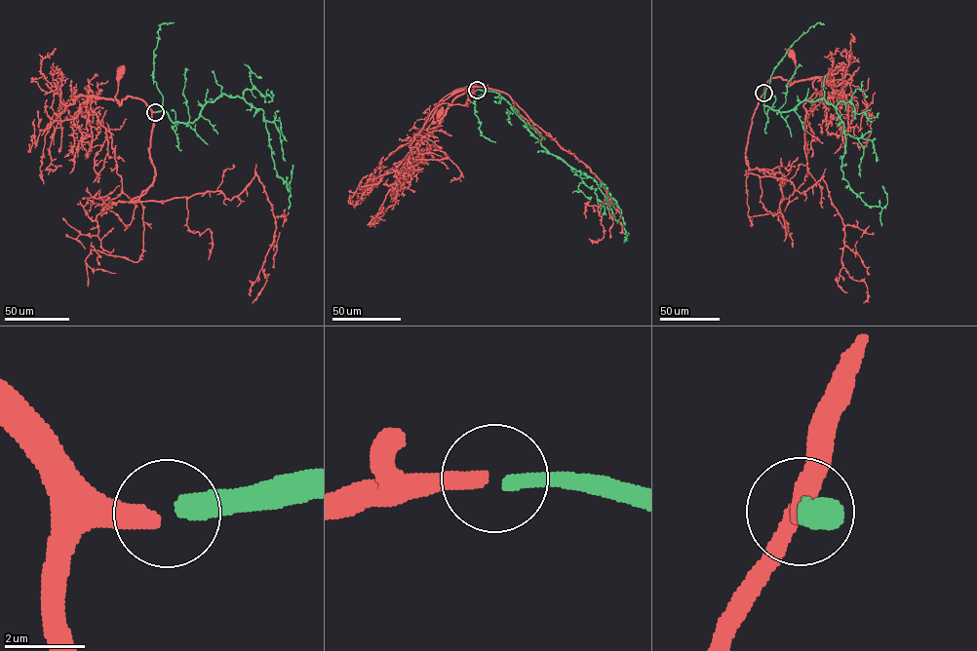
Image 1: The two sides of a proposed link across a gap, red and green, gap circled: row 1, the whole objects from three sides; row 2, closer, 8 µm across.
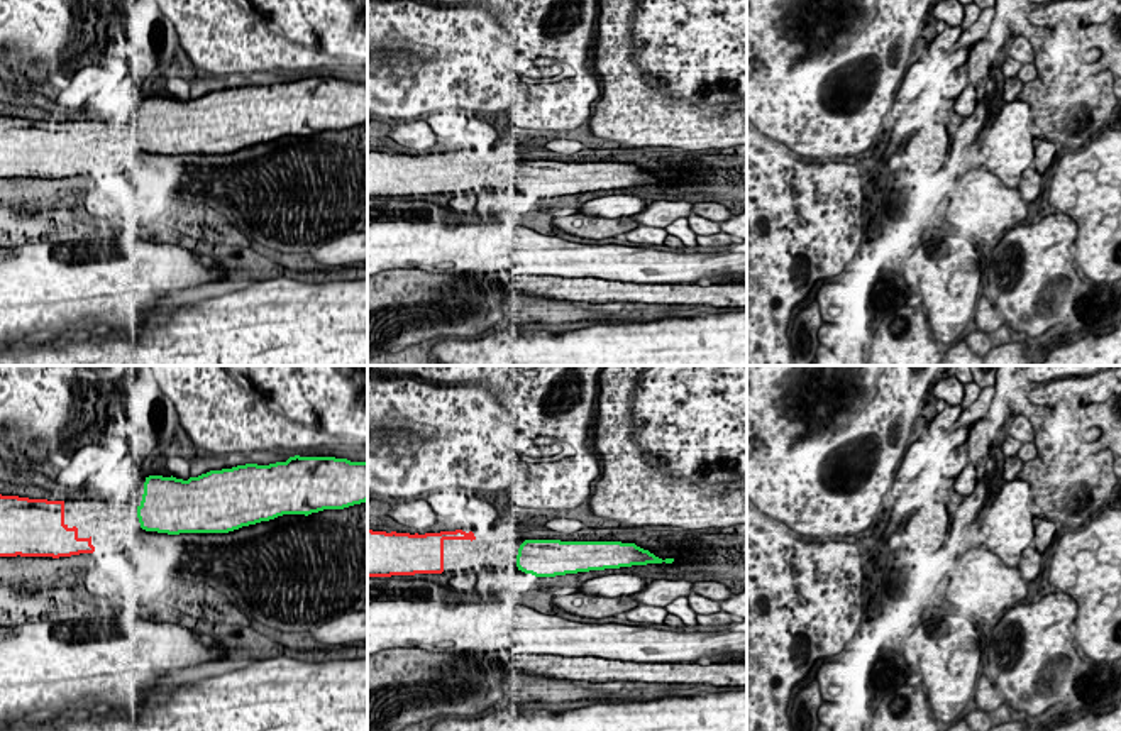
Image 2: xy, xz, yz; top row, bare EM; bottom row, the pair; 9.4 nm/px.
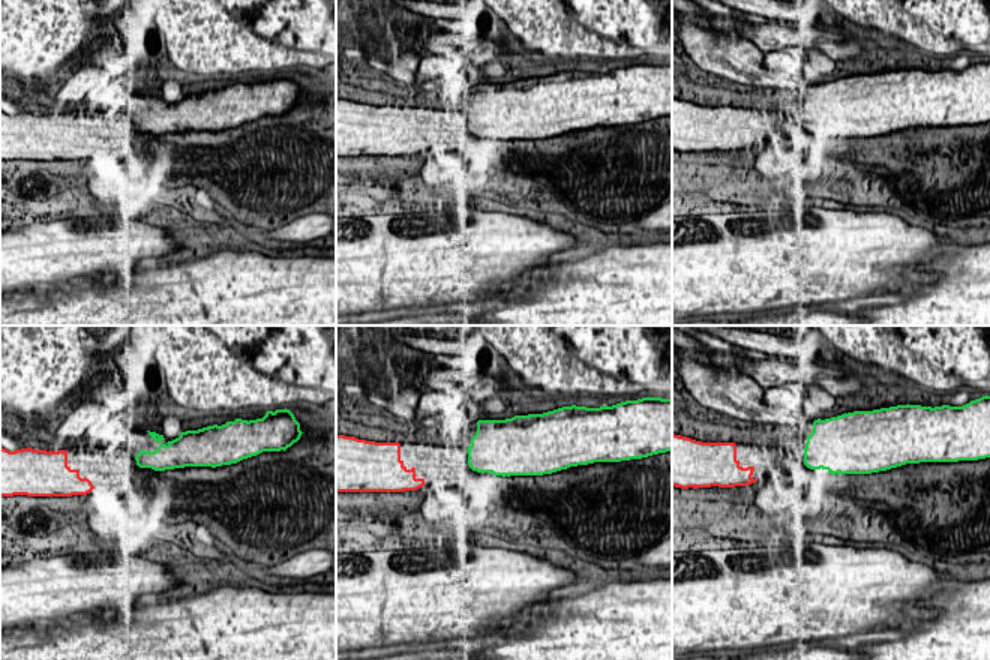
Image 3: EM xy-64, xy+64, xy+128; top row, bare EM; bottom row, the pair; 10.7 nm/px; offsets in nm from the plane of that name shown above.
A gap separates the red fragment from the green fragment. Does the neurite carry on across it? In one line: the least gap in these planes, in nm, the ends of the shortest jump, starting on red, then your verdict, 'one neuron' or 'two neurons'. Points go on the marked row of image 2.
420 nm | xz (474, 538), (519, 549) | one neuron

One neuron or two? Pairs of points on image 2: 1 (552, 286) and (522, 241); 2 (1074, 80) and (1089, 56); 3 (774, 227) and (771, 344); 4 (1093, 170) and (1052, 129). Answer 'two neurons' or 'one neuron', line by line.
1: two neurons
2: one neuron
3: one neuron
4: two neurons

